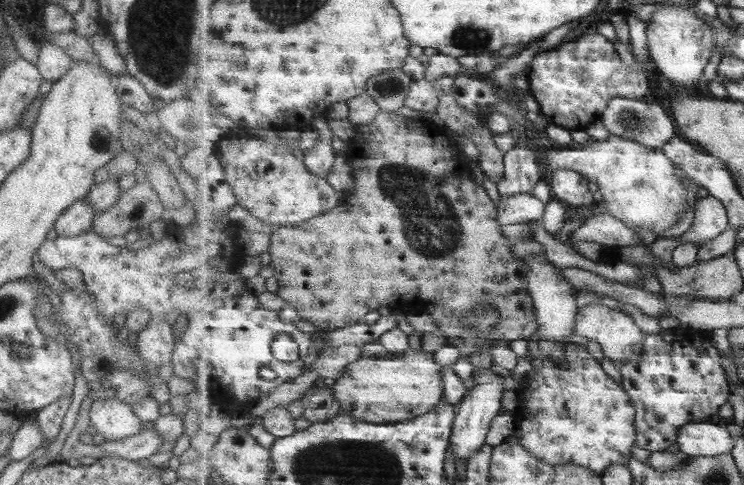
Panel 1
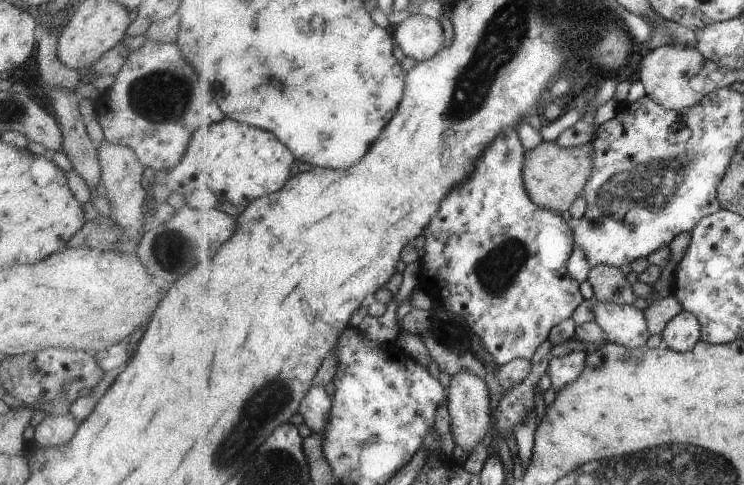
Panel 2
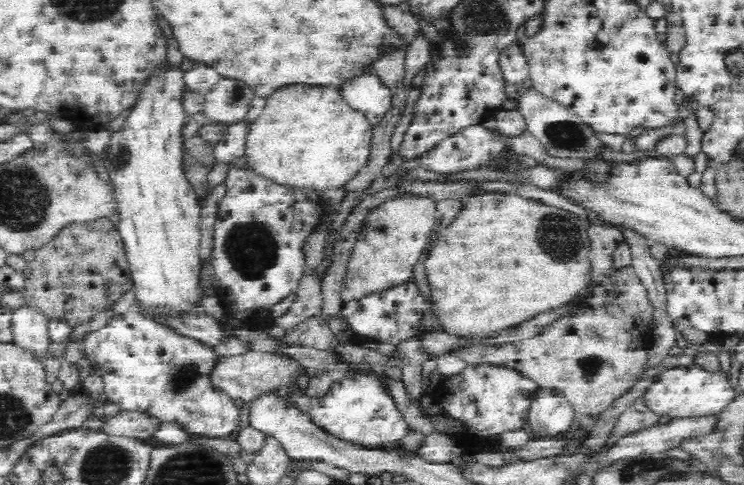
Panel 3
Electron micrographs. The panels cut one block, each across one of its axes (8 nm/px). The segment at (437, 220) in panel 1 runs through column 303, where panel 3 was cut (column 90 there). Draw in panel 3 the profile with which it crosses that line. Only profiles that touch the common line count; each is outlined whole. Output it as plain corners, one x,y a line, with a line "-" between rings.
108,218
89,223
72,223
63,228
50,242
35,251
33,261
24,272
25,291
23,302
39,310
47,319
64,320
74,329
90,322
94,314
119,303
120,297
133,288
133,278
125,255
122,239
116,225

